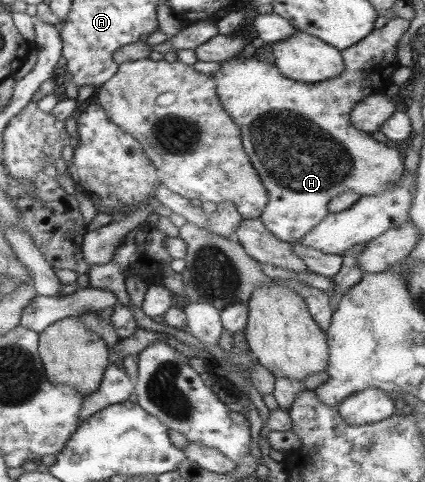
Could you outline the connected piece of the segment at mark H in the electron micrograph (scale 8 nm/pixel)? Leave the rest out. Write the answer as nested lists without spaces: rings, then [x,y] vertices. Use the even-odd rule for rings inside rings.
[[[395,17],[378,30],[370,30],[360,42],[342,51],[342,73],[326,81],[296,82],[282,76],[274,64],[259,61],[254,55],[242,58],[240,54],[220,62],[218,70],[211,75],[218,101],[234,124],[238,125],[244,153],[266,189],[266,206],[258,220],[275,238],[296,243],[327,216],[328,201],[332,197],[346,190],[360,196],[374,196],[398,182],[402,176],[403,151],[390,148],[372,139],[369,133],[354,128],[350,125],[348,114],[354,102],[366,98],[368,94],[381,94],[391,84],[390,75],[401,63],[400,40],[408,25],[408,20]]]

